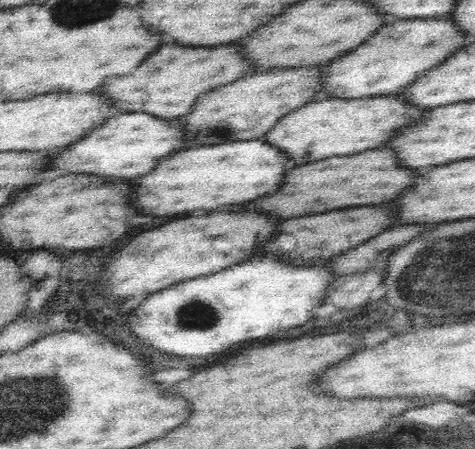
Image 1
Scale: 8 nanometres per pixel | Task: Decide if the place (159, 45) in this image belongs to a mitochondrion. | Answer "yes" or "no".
no

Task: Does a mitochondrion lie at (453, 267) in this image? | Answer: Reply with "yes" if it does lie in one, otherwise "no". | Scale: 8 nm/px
yes

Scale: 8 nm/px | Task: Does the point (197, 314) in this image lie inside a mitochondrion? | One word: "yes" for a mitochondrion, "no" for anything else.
yes

